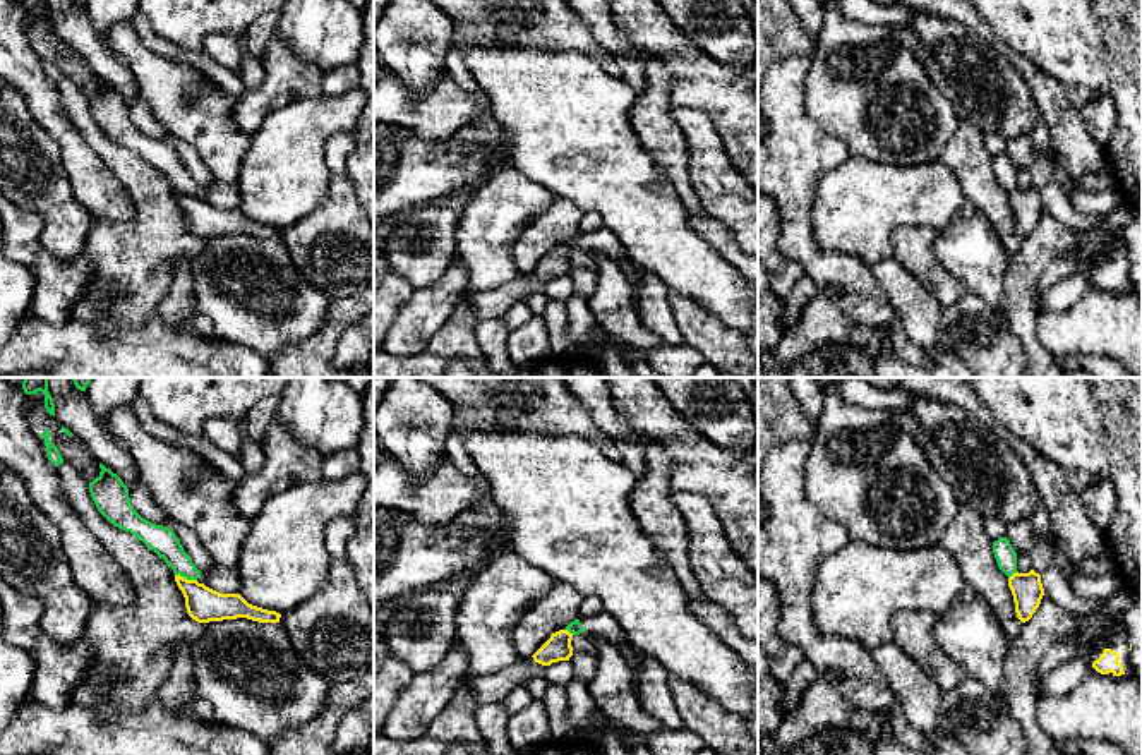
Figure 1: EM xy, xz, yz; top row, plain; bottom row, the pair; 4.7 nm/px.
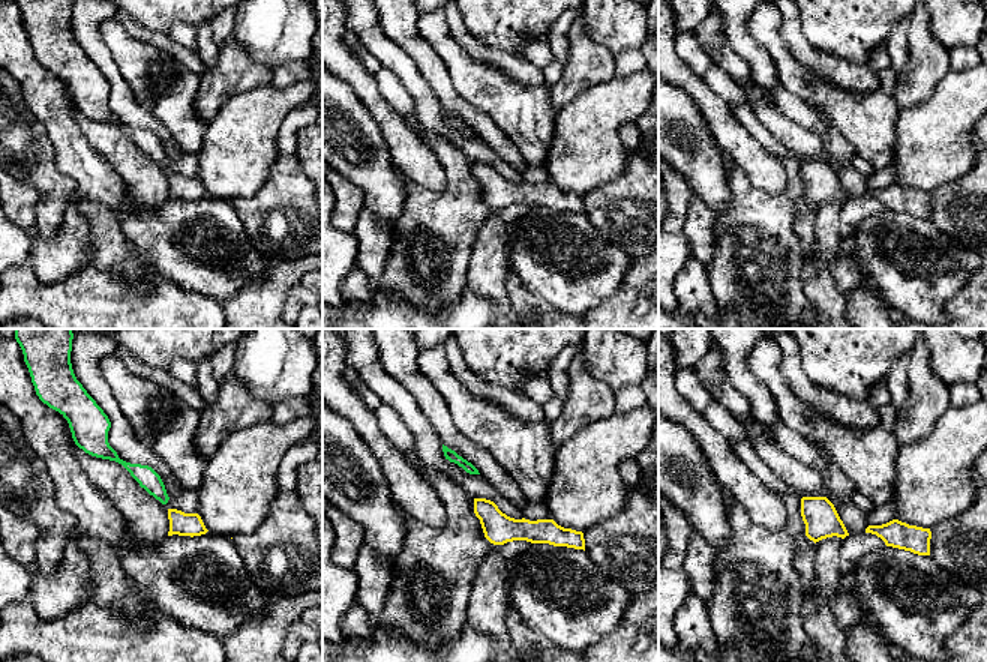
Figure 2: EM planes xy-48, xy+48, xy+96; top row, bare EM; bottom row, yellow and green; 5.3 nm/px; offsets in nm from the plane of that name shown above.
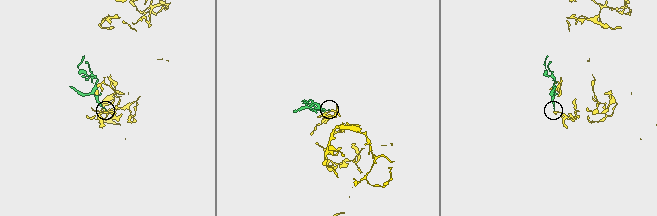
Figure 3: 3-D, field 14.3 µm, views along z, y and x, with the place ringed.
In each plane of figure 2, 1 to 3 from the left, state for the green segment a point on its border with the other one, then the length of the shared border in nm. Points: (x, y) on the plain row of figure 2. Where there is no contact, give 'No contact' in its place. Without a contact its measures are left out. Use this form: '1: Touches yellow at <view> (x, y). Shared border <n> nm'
1: No contact
2: No contact
3: No contact

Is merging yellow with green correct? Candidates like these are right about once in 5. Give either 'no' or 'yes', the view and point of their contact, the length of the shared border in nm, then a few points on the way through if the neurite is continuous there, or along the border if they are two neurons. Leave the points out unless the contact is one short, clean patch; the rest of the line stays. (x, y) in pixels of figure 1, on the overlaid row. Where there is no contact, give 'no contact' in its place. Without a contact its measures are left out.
no; meets yellow in xy at (186, 579); contact 110 nm long; border along xy (175, 573), (196, 580)

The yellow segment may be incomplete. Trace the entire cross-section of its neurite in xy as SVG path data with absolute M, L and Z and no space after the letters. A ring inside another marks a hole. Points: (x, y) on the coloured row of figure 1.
M175 575L185 597L185 607L197 623L247 618L259 623L279 623L281 614L249 604L240 594L219 594L197 580Z

